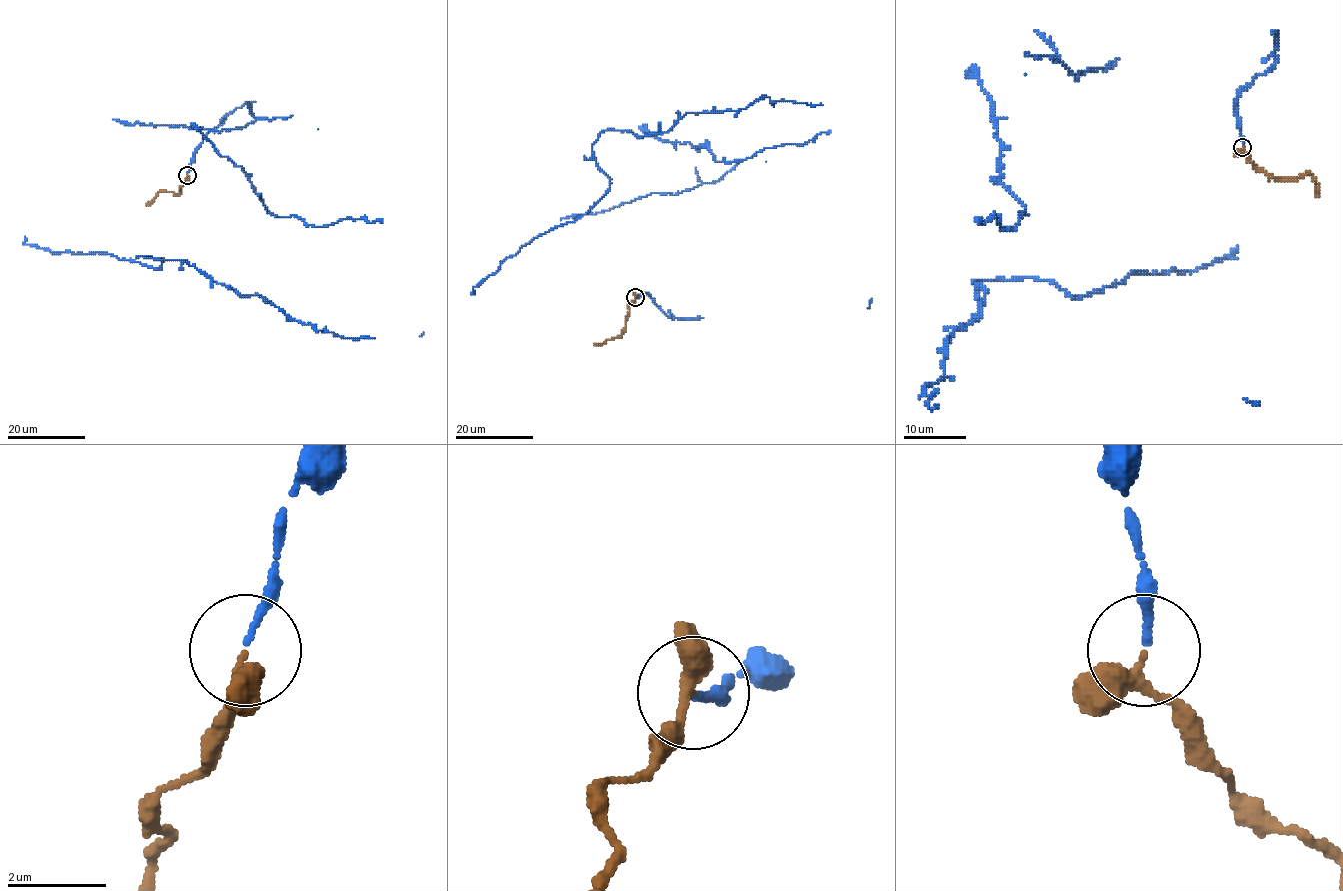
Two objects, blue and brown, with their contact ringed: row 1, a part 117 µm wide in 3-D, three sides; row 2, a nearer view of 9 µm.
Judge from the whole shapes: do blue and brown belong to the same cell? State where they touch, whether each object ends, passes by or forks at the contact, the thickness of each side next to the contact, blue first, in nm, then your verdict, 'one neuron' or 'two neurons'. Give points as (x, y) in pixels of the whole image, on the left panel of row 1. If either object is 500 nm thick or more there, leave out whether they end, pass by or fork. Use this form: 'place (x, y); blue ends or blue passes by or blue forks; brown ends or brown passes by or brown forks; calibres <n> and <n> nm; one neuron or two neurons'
place (187, 175); blue ends; brown passes by; calibres 140 and 240 nm; one neuron

